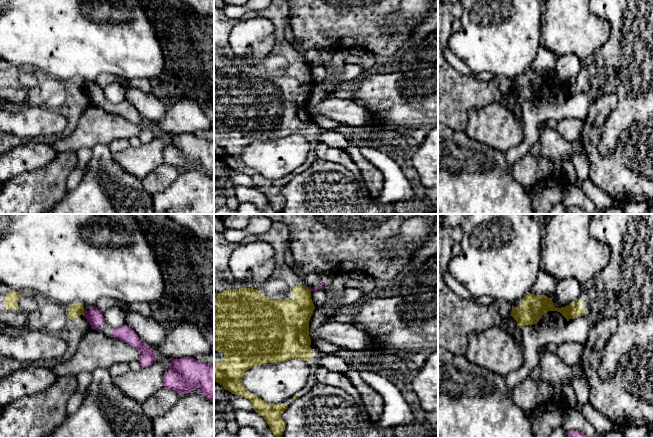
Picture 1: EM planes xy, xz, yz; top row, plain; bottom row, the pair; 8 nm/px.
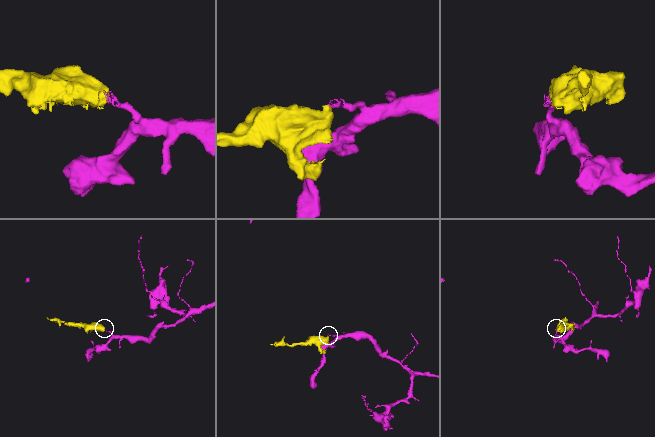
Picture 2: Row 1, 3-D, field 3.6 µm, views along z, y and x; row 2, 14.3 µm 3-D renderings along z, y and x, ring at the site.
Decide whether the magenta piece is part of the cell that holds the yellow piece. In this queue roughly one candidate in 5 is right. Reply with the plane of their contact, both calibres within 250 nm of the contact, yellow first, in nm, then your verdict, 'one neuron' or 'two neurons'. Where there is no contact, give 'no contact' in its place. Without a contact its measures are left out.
xz | 260/50 nm | two neurons

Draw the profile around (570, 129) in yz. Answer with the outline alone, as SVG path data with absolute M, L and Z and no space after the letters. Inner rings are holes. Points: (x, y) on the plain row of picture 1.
M564 118L558 121L557 131L562 138L569 142L579 141L581 138L584 121L577 118Z

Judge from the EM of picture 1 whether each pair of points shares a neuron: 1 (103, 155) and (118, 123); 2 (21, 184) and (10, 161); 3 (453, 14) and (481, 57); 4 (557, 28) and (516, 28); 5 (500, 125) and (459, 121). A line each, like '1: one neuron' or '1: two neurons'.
1: two neurons
2: two neurons
3: two neurons
4: two neurons
5: two neurons

